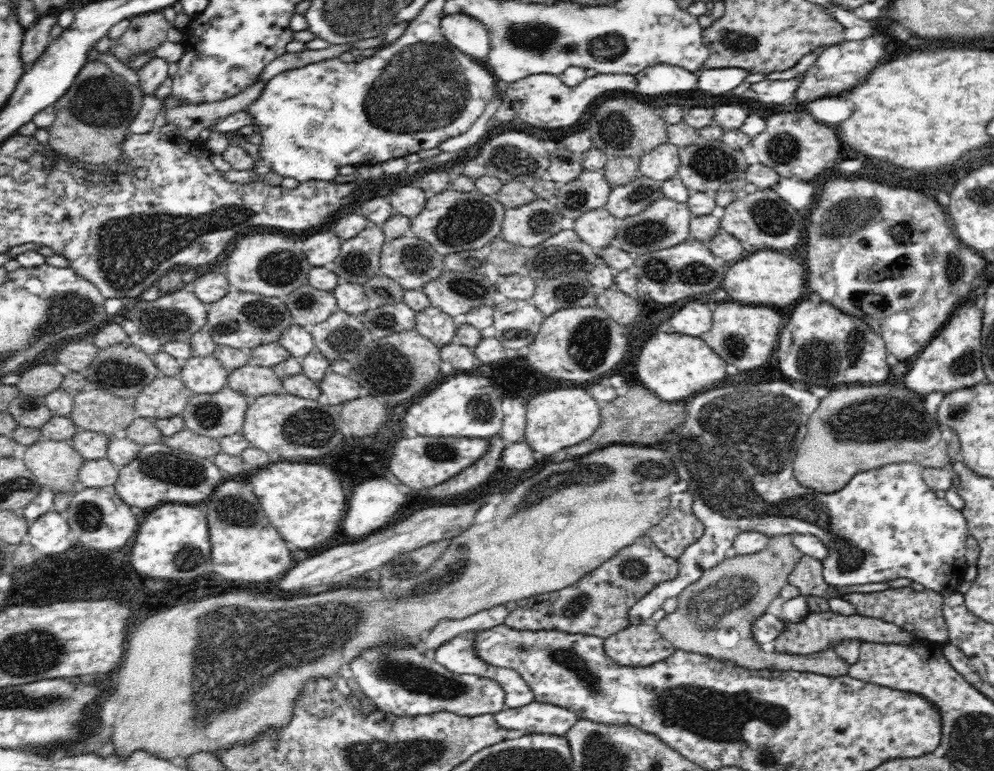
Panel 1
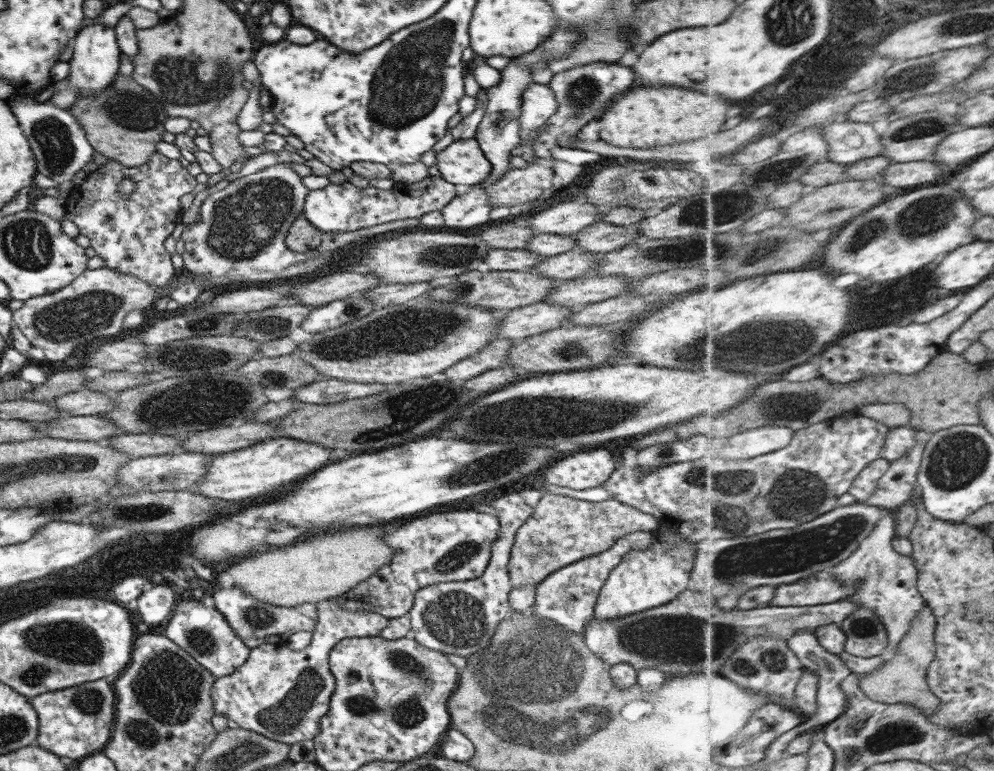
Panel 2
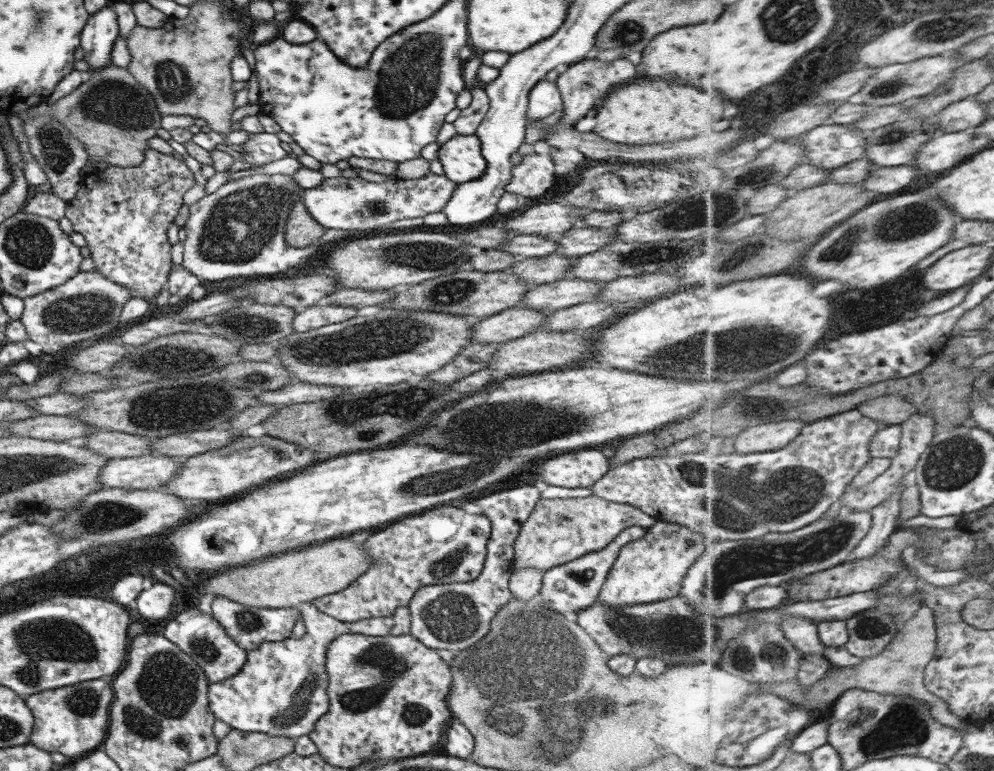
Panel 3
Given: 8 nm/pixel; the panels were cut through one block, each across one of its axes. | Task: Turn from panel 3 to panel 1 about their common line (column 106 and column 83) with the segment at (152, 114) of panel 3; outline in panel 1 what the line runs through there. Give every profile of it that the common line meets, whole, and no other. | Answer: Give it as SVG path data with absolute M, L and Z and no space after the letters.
M87 61L78 72L78 76L74 78L72 86L69 86L68 90L53 105L56 112L55 120L46 128L51 150L56 154L62 154L62 156L86 162L86 164L94 164L94 166L117 162L122 156L122 140L130 133L128 126L142 109L143 97L140 87L113 72L106 63Z

